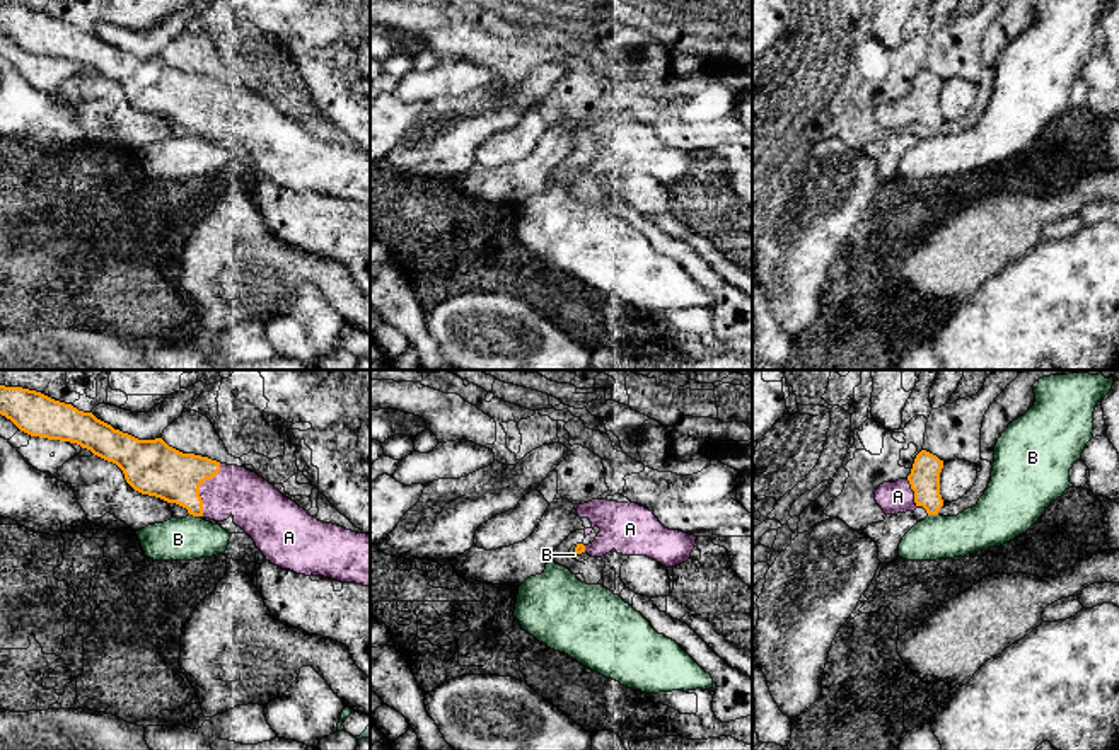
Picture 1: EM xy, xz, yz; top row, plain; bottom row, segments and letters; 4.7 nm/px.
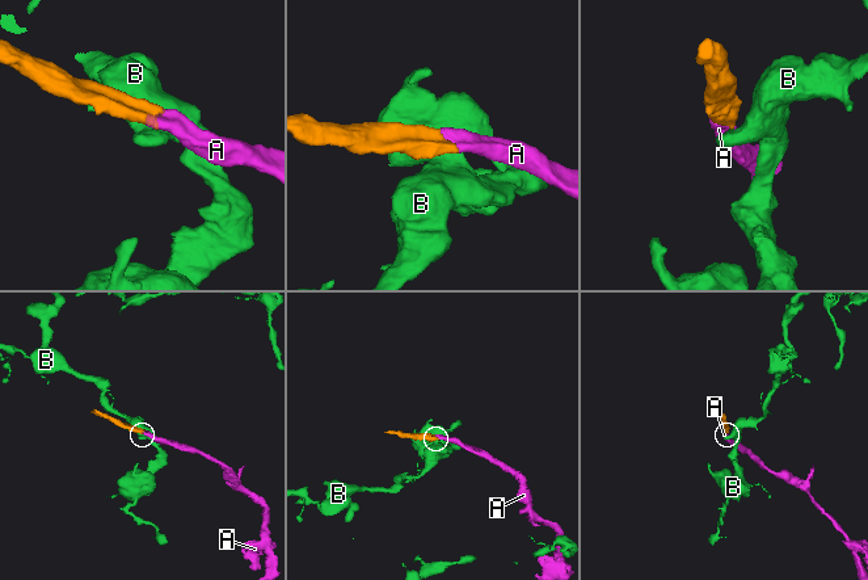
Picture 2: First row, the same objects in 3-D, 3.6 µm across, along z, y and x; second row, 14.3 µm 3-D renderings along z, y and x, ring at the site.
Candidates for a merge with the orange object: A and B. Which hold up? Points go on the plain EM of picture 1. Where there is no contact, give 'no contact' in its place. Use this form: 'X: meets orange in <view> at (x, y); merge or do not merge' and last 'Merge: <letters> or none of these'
A: meets orange in xy at (198, 106); merge
B: meets orange in xy at (195, 133); do not merge
Merge: A

